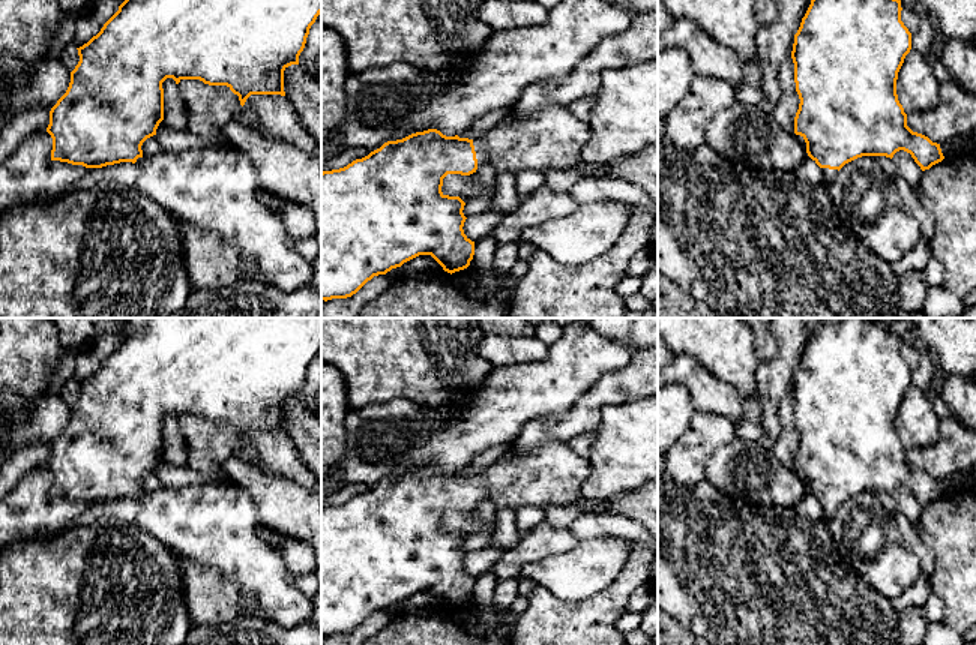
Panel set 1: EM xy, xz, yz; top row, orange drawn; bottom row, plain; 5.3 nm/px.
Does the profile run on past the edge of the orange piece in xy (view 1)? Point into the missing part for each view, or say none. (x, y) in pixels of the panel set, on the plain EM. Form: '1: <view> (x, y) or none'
1: xy (218, 528)

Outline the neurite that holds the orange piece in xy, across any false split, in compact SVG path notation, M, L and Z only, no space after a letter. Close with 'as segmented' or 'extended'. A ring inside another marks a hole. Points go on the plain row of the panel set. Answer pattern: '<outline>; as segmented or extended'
M149 318L141 330L129 328L119 346L87 380L77 384L80 398L71 408L66 429L50 447L47 468L53 474L51 496L102 504L120 498L140 502L135 522L182 558L195 561L237 585L240 606L278 626L291 628L308 622L312 600L291 585L291 573L279 558L279 549L260 534L261 525L251 495L240 486L194 484L147 494L143 478L156 471L164 456L162 418L173 414L200 416L209 422L227 422L243 442L251 430L281 430L284 406L299 400L311 362L321 350L321 318Z; extended

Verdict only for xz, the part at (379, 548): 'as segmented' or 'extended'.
extended

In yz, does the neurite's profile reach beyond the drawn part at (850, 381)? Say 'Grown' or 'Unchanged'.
Grown

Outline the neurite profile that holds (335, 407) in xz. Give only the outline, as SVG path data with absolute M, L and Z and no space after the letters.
M321 363L321 474L345 454L348 386L332 364Z

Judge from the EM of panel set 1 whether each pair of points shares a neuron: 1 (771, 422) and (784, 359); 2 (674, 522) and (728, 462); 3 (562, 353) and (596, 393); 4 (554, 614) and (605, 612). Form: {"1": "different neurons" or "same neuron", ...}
{"1": "same neuron", "2": "different neurons", "3": "different neurons", "4": "same neuron"}

